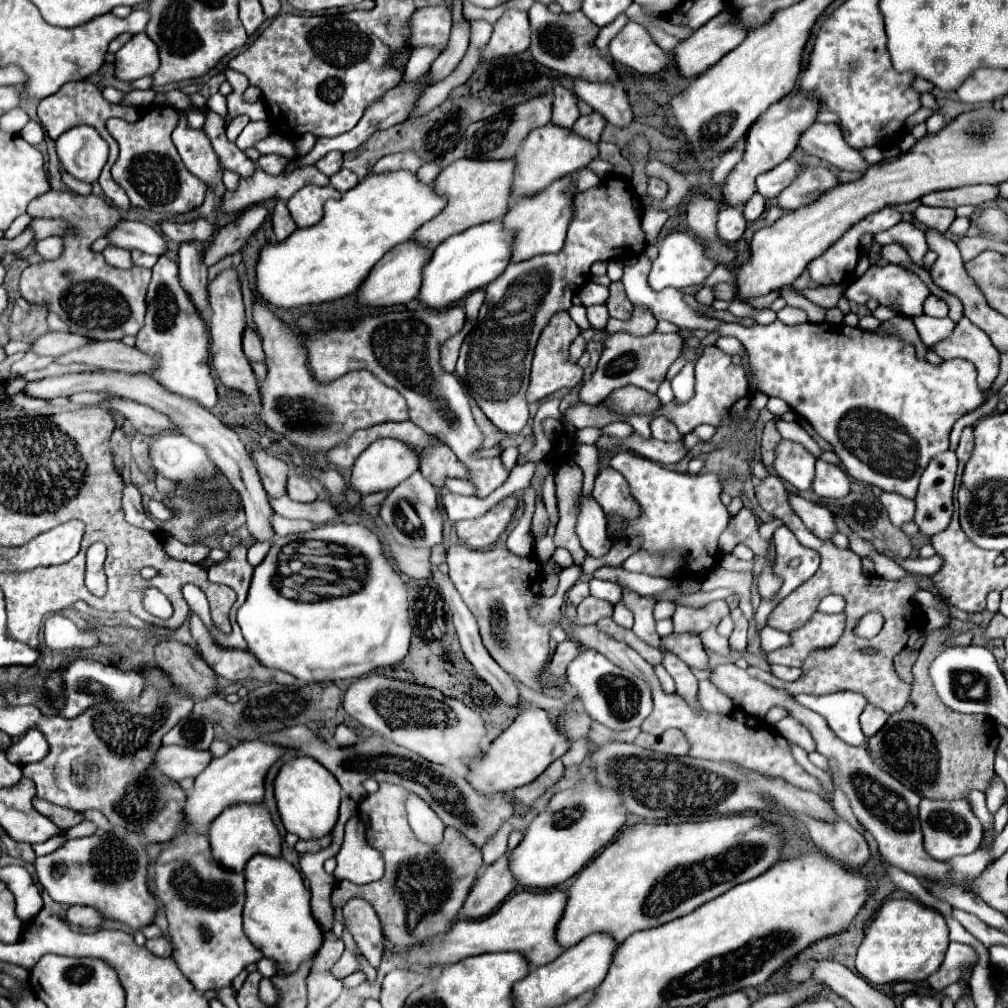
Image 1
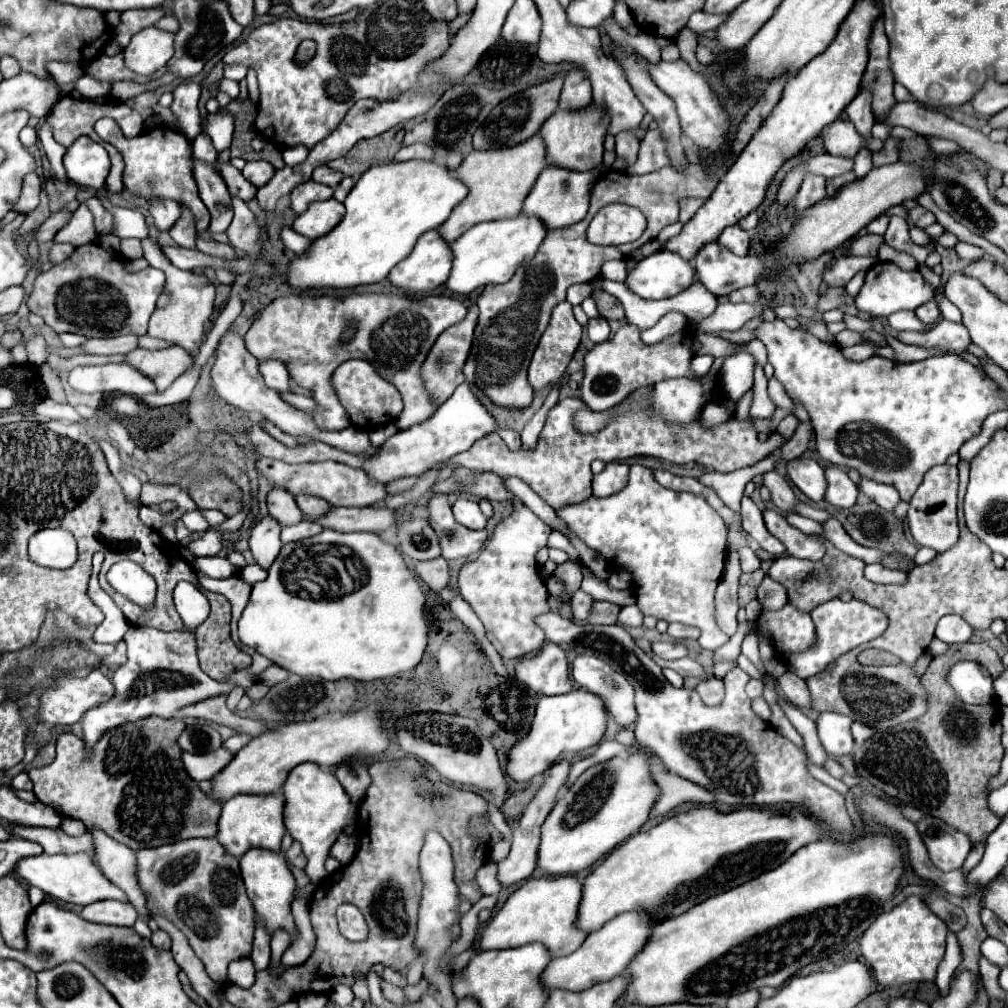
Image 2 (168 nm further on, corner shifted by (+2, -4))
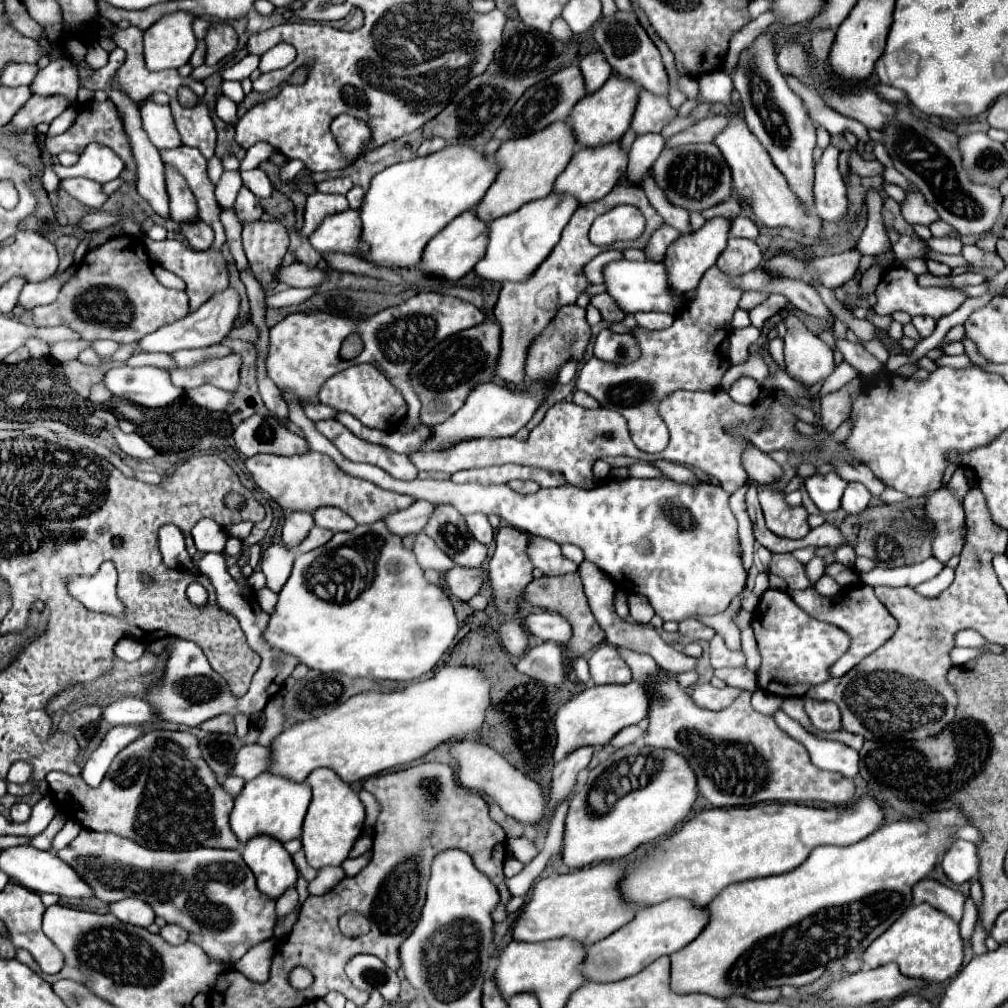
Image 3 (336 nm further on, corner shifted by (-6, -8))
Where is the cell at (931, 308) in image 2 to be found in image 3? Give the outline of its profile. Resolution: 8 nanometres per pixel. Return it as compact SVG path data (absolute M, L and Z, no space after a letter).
M913 317L913 325L915 325L915 329L921 333L921 337L929 337L933 331L935 331L935 327L937 327L937 319L931 319L931 317Z

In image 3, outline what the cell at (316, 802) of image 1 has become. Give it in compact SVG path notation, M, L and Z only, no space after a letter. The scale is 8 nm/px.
M331 769L311 771L305 783L311 787L313 793L309 811L303 821L303 835L301 835L307 863L311 863L311 867L315 869L321 869L325 865L341 865L347 859L355 839L363 831L365 807L359 801L357 793L347 783L343 783Z

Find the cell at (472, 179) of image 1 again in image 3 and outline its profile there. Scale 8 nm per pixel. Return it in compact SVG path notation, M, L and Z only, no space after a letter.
M563 121L551 123L551 127L545 127L535 135L527 135L523 139L509 139L501 143L497 153L493 155L493 161L499 167L497 179L487 189L481 203L475 207L475 215L481 221L489 223L497 217L517 211L521 205L529 201L547 197L553 189L553 181L567 167L573 151L575 151L575 137L569 125Z

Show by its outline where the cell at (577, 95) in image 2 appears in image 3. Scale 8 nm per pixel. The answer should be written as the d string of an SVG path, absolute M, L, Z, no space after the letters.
M601 51L589 53L585 59L581 59L581 73L585 79L585 91L595 93L609 77L611 77L611 67Z

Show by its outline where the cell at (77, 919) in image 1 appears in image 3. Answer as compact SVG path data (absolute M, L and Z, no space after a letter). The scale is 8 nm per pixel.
M121 899L119 903L111 903L109 913L123 923L131 923L137 927L149 927L155 921L155 913L141 899Z

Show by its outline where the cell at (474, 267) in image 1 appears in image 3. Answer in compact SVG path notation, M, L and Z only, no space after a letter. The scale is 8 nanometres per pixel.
M547 195L545 199L537 199L525 203L519 211L503 215L489 223L487 231L487 249L485 257L477 261L473 267L475 275L485 281L513 281L521 283L547 259L551 249L557 245L563 227L571 219L577 209L577 201L569 195Z

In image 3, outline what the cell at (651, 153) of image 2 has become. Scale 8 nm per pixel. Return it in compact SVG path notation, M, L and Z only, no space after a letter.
M713 117L713 119L705 119L705 121L699 121L687 129L683 129L681 133L665 139L665 149L671 149L671 147L681 147L681 145L687 145L687 143L711 143L713 137L723 131L723 127L727 125L727 119L723 117Z

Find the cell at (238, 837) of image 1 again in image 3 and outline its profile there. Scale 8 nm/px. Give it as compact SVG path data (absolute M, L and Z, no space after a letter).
M261 773L253 781L245 783L243 791L235 797L231 813L231 829L239 843L245 845L255 835L271 835L273 839L287 843L301 835L301 825L311 801L311 789L305 783L291 783L283 777Z

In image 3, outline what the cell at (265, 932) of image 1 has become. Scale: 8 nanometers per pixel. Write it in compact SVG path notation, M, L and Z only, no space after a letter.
M259 835L247 841L243 859L253 871L259 891L271 899L279 899L297 881L297 869L291 855L273 837Z

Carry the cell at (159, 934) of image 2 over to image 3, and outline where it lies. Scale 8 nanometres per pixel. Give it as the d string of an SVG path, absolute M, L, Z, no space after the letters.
M165 925L161 929L161 937L171 945L181 945L187 941L187 931L183 931L179 925Z

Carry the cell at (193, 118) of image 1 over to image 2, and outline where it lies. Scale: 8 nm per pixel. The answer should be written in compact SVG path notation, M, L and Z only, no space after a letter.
M201 133L191 145L193 145L193 155L197 161L207 163L207 165L213 165L217 161L217 151L205 133Z

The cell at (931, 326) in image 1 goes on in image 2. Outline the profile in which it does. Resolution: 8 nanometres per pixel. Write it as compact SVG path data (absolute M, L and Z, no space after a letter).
M897 311L887 317L891 329L895 331L923 331L925 325L919 325L919 319L913 311Z

